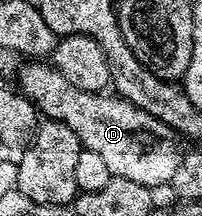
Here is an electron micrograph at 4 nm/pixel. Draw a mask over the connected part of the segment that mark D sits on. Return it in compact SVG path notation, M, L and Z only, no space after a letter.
M46 61L27 62L18 71L16 82L18 82L16 83L17 90L21 91L23 97L30 100L45 118L55 119L68 125L68 129L72 129L72 133L76 133L76 137L80 137L83 148L92 150L93 153L101 156L114 177L128 178L129 181L139 182L140 185L151 189L158 189L165 183L173 184L175 182L184 155L183 152L178 152L177 141L179 142L179 140L176 138L176 132L168 125L164 125L164 121L156 121L156 117L152 117L152 113L144 113L144 109L132 105L117 93L76 89L76 85L72 85L72 81L68 81L68 77L64 77L58 72L57 67Z

